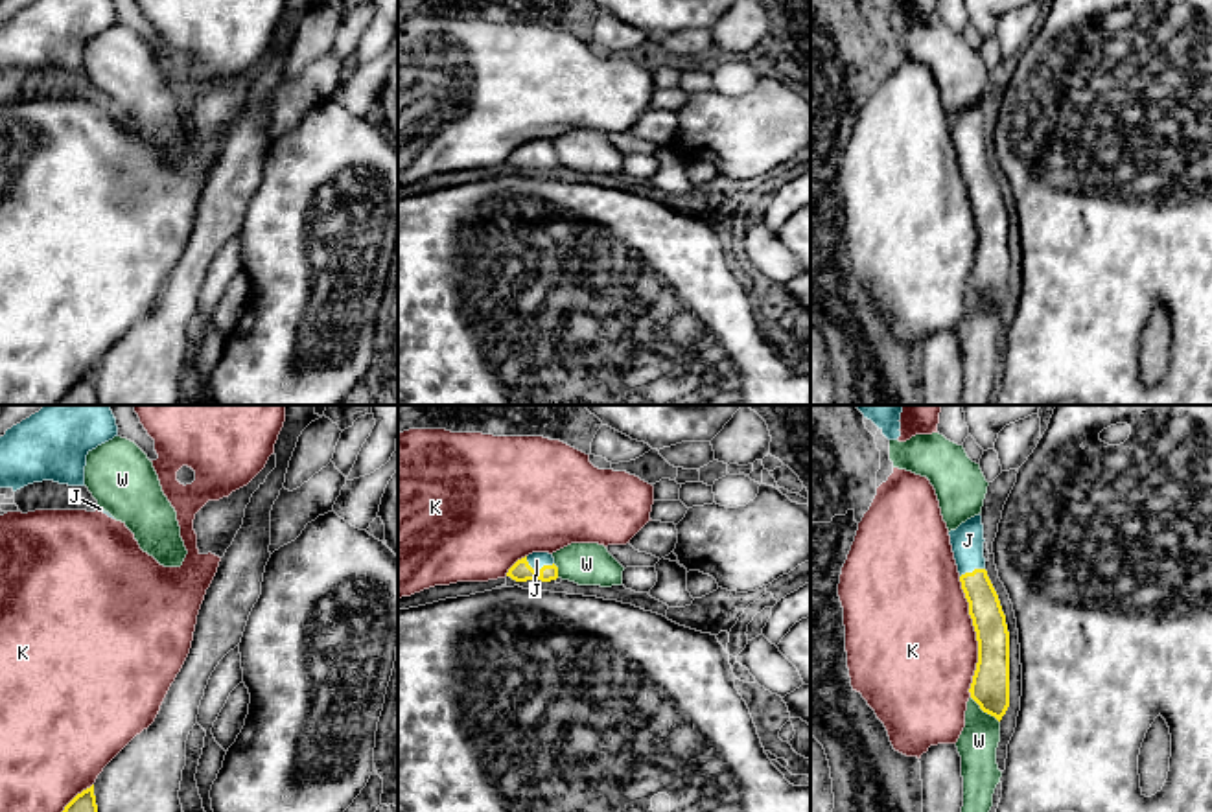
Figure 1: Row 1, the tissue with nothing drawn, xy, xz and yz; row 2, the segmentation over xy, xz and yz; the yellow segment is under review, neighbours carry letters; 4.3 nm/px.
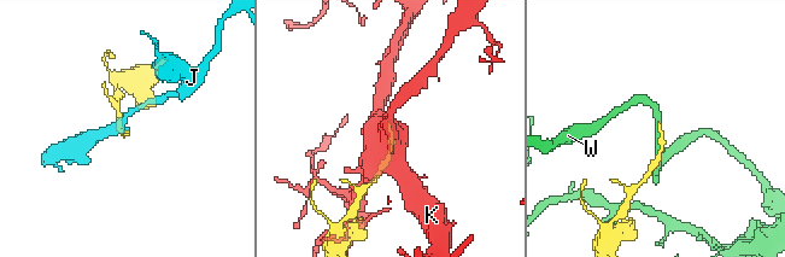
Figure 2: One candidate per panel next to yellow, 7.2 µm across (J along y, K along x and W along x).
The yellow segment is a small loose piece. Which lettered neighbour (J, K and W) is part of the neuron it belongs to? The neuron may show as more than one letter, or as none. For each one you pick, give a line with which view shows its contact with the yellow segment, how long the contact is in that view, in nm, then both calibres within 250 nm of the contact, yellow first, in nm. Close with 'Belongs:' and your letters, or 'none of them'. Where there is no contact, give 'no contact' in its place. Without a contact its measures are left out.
J: contact in xz; length 130 nm; calibres 90 and 80 nm
Belongs: J

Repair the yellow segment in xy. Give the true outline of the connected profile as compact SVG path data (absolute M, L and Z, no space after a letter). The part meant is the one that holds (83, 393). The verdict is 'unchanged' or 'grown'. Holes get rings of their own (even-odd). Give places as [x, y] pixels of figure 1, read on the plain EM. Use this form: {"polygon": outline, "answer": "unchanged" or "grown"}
{"polygon": "M94 372L77 381L59 401L59 405L98 405Z", "answer": "unchanged"}

